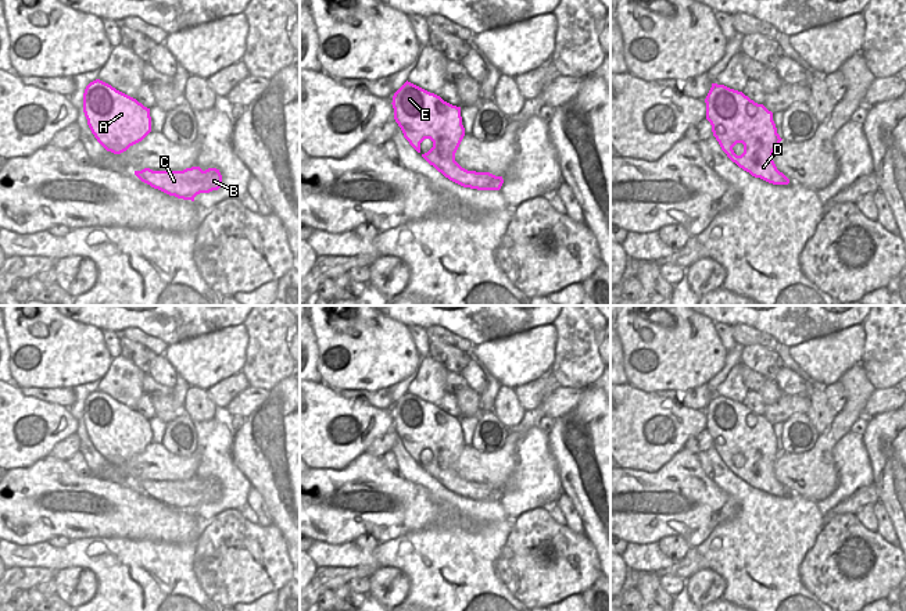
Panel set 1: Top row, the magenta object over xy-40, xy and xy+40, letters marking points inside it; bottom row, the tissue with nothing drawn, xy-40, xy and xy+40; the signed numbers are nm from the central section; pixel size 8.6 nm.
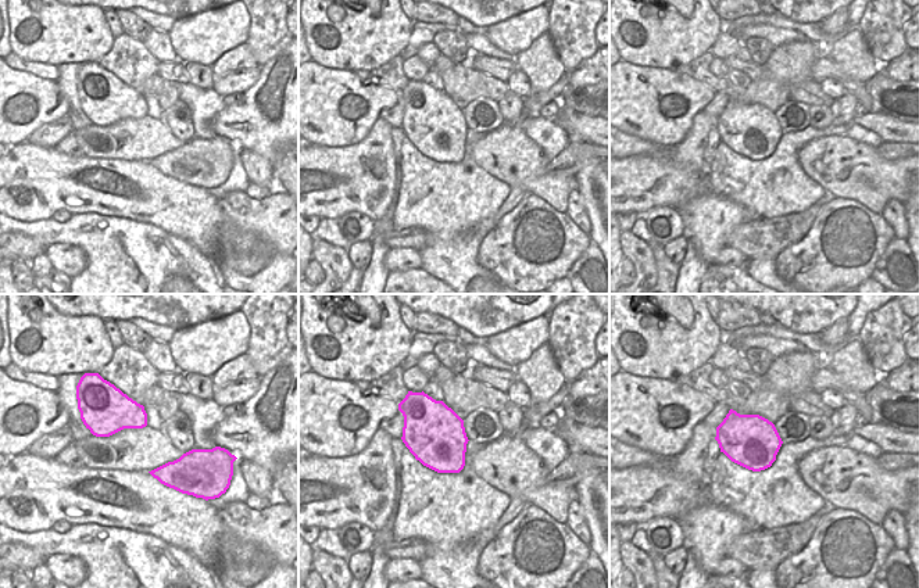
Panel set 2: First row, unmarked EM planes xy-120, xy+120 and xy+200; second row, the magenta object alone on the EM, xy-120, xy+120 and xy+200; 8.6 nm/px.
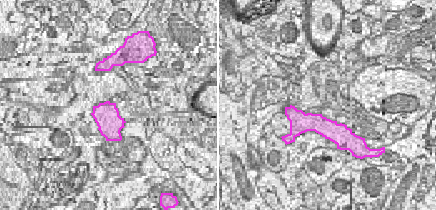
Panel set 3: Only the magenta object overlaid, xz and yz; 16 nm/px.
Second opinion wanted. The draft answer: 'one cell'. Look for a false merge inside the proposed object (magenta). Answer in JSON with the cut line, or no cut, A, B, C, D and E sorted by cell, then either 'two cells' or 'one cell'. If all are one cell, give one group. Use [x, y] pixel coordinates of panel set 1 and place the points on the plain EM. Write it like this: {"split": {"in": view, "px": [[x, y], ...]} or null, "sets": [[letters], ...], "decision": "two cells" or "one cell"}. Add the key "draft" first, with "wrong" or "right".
{"draft": "right", "split": null, "sets": [["A", "B", "C", "D", "E"]], "decision": "one cell"}

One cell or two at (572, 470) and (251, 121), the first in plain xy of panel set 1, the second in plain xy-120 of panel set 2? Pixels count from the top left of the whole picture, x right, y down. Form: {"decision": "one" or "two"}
{"decision": "one"}

